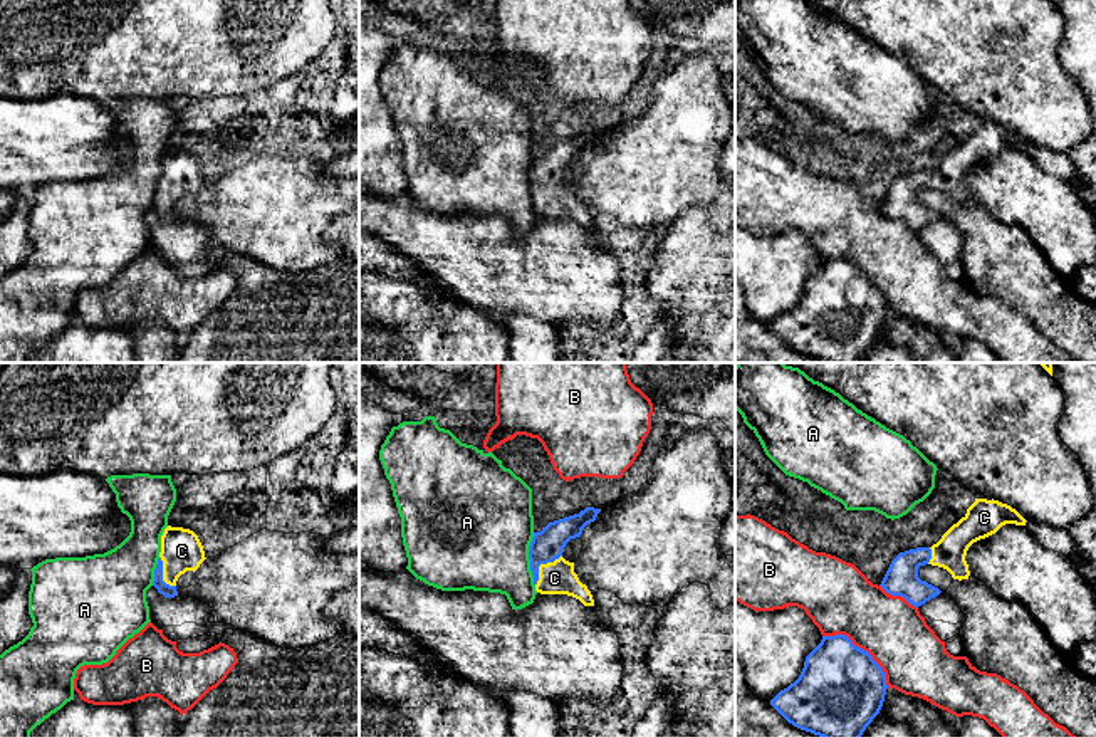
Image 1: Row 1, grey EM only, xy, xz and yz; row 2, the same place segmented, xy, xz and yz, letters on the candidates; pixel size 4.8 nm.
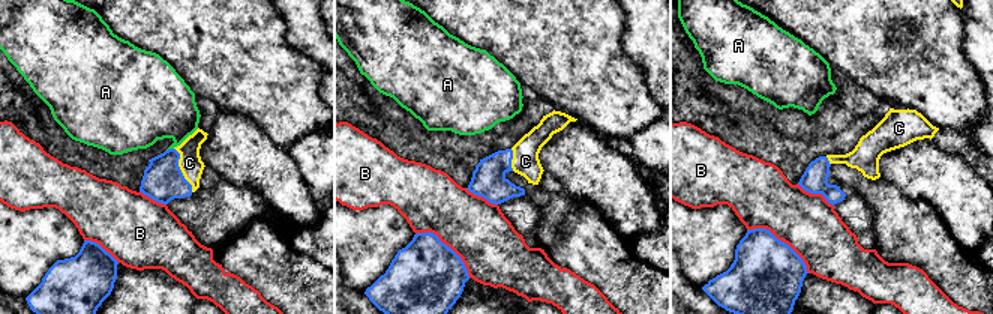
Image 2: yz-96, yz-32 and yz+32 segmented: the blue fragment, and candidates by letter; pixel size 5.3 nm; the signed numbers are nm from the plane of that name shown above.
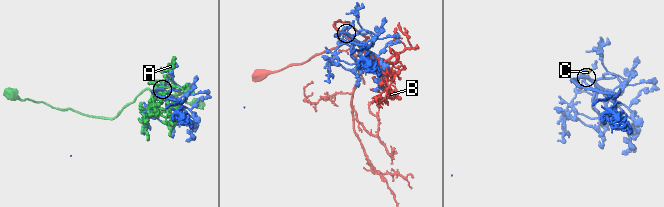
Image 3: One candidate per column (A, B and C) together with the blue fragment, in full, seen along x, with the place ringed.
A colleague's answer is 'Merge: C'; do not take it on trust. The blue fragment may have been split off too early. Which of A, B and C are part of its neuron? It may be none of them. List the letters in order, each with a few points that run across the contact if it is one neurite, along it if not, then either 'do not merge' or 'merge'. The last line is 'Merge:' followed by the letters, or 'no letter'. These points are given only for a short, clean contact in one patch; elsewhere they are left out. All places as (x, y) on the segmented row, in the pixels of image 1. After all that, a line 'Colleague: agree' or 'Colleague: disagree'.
A: do not merge
B: do not merge
C: xz (546, 546), (541, 563), (554, 578) | merge
Merge: C
Colleague: agree

